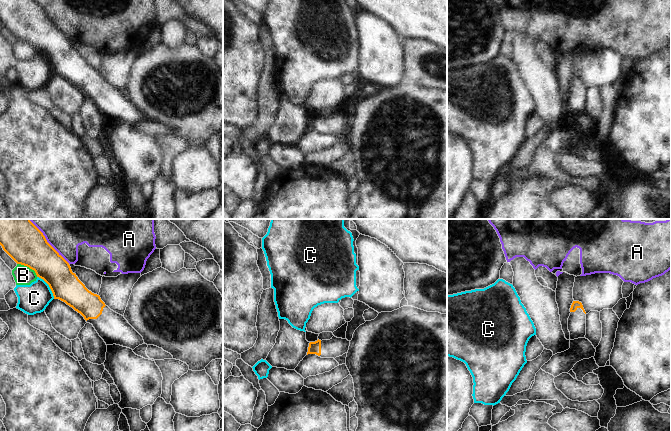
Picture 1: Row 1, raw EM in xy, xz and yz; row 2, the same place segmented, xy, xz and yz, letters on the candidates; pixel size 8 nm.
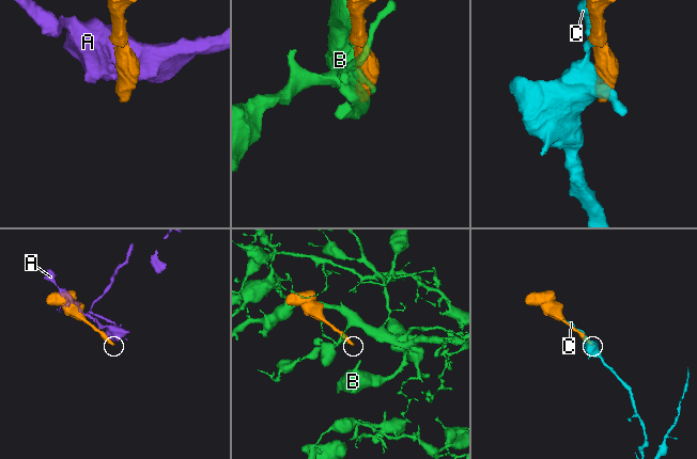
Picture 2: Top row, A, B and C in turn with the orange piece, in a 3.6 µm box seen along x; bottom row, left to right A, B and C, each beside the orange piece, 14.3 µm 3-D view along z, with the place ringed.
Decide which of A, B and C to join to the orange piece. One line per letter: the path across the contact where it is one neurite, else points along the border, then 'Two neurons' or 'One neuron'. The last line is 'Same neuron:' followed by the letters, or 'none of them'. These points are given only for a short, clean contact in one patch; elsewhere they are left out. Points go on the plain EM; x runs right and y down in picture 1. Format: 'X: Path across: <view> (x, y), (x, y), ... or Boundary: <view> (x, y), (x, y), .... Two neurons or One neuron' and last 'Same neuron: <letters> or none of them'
A: Two neurons
B: Two neurons
C: Two neurons
Same neuron: none of them.

